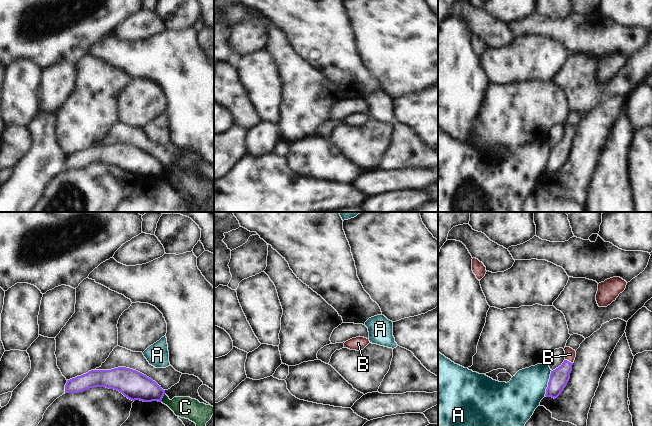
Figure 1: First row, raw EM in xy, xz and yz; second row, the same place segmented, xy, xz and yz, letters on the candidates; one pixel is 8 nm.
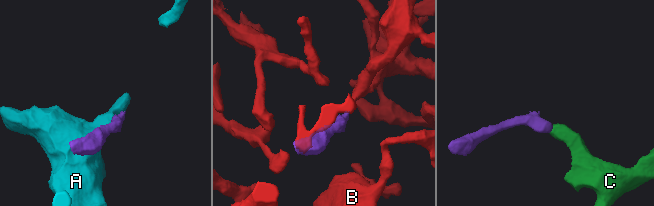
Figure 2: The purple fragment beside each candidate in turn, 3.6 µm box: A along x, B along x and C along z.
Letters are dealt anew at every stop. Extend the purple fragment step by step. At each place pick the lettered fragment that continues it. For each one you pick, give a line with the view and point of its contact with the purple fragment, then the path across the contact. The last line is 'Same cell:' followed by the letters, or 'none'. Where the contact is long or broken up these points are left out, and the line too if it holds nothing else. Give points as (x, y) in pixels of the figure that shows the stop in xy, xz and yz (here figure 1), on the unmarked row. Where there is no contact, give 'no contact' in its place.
B: yz (568, 137) | across yz (559, 153), (566, 144), (568, 137), (570, 130)
Same cell: B

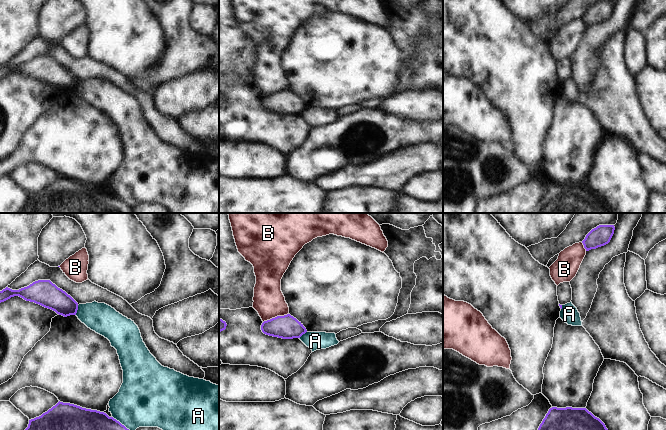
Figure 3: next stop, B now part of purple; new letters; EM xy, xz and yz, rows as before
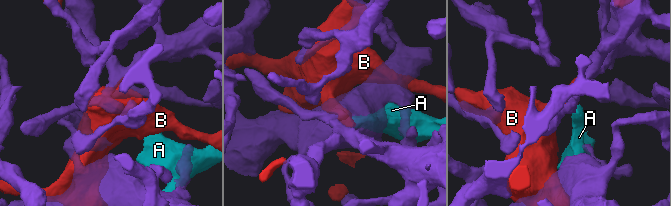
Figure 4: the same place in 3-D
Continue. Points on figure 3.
Same cell: none

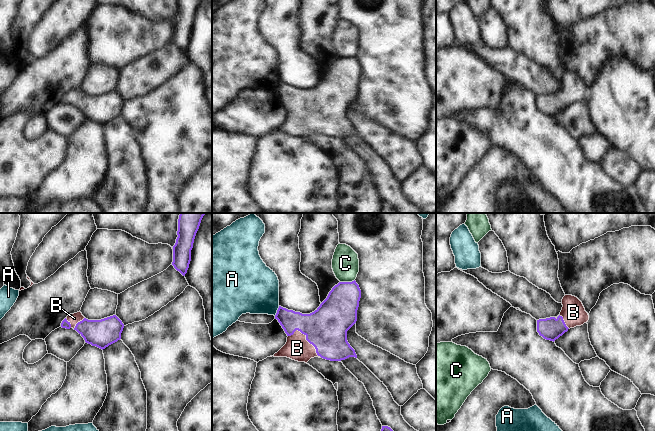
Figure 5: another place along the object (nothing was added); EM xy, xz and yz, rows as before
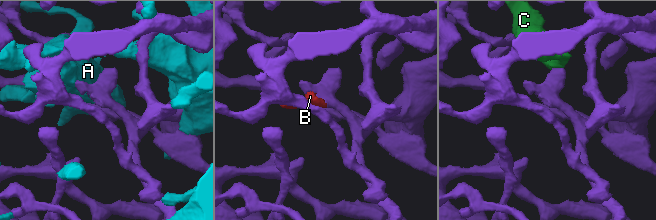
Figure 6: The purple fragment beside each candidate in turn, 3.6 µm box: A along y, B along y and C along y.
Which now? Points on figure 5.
B: xz (306, 115) | across xz (326, 104), (306, 115), (297, 124)
Same cell: B

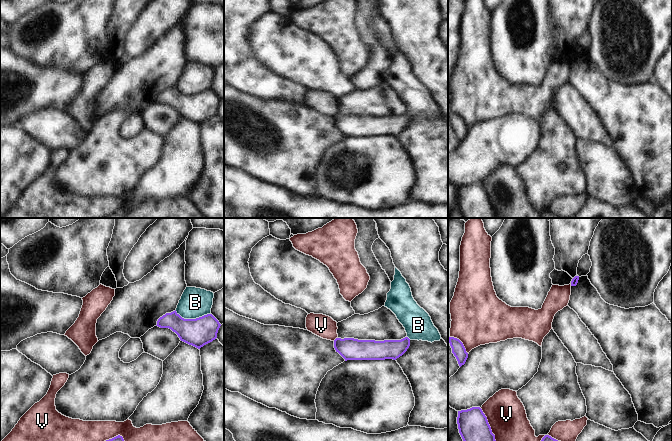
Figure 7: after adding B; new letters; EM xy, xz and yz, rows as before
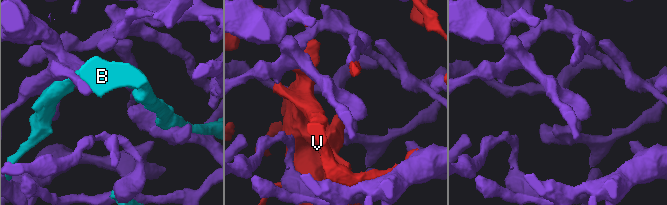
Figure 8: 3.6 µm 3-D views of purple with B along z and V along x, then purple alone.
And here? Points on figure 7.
Same cell: none

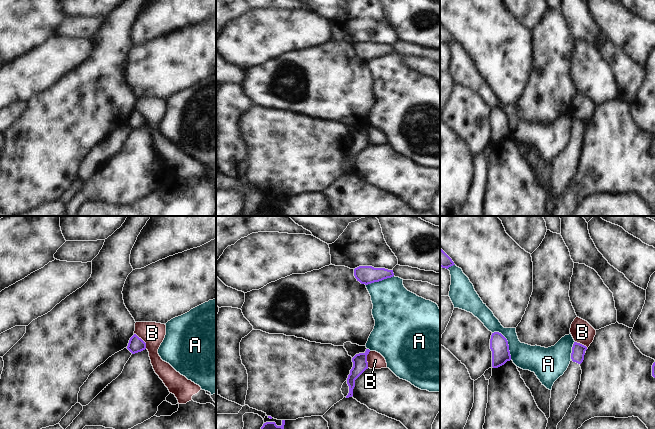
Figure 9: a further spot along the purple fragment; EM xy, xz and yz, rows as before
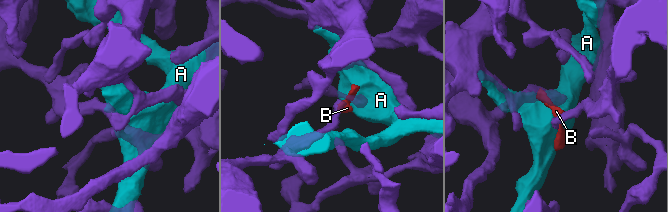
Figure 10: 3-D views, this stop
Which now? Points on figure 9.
Same cell: none

